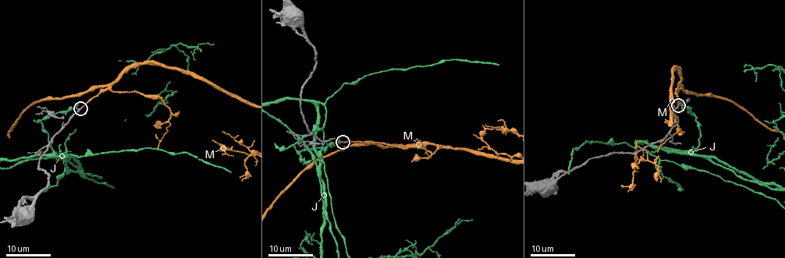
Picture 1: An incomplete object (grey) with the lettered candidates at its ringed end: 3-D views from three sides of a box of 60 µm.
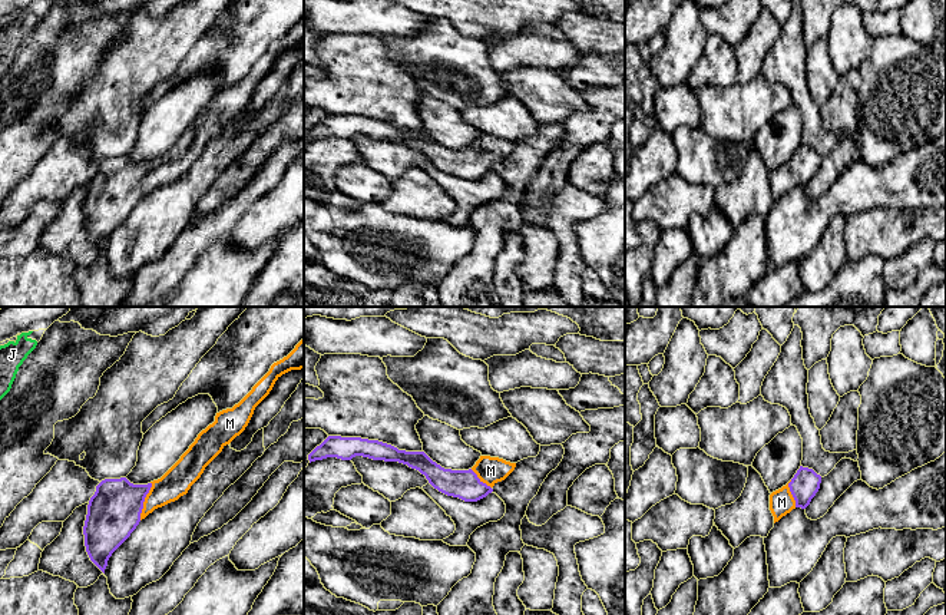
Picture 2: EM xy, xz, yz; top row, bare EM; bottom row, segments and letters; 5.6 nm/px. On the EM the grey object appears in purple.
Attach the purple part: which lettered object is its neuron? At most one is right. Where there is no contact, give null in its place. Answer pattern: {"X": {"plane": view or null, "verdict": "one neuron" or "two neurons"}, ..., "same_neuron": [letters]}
{"J": {"plane": null, "verdict": "two neurons"}, "M": {"plane": "xy", "verdict": "one neuron"}, "same_neuron": ["M"]}

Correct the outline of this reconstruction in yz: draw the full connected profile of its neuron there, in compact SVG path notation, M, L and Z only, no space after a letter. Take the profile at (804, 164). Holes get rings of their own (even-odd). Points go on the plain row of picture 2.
M803 146L781 168L770 173L770 189L774 202L796 186L806 188L820 168L821 155L813 148Z

